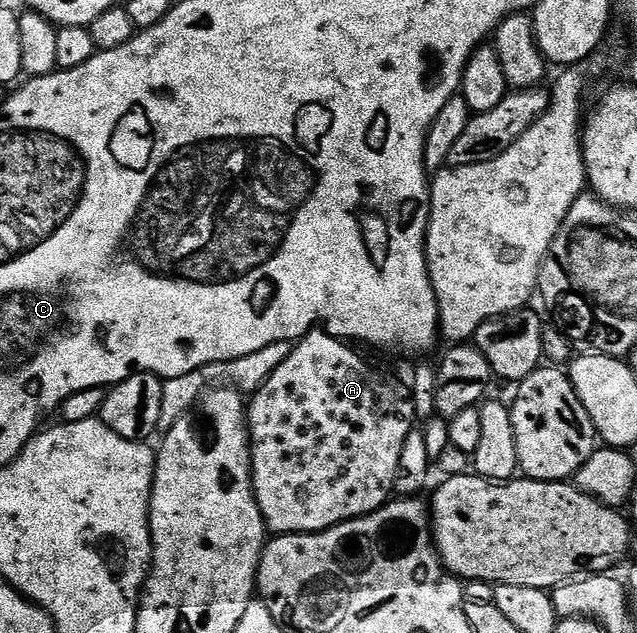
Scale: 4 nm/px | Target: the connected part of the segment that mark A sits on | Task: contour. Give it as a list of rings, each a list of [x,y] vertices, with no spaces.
[[[321,328],[311,330],[291,349],[288,360],[284,360],[284,364],[280,364],[280,368],[276,368],[276,372],[272,372],[272,376],[258,387],[256,393],[251,397],[255,398],[249,399],[248,421],[252,431],[254,493],[258,496],[262,513],[266,515],[267,527],[275,535],[314,534],[317,530],[327,530],[353,518],[363,518],[365,514],[376,512],[380,507],[386,505],[395,493],[404,444],[408,440],[411,430],[416,426],[412,390],[409,385],[401,386],[396,379],[389,378],[388,375],[381,374],[378,370],[373,370],[350,346],[353,345],[347,344],[341,338],[334,338]]]

